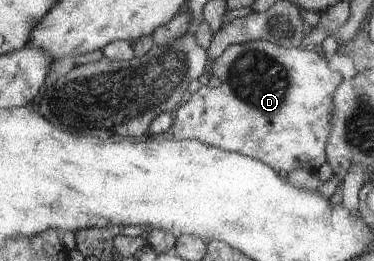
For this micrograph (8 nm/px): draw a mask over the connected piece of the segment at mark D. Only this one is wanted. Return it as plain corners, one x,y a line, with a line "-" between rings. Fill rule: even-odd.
263,40
244,41
243,43
236,43
228,45
227,49
222,54
210,61
207,70
207,77
218,78
218,86
210,88
210,86
203,83
196,92
190,95
190,98
182,103
182,106
175,110
173,115
173,123
171,124
172,136
177,141
182,139
196,139
201,143
221,148
225,151
232,151
241,155
249,156
253,159
258,159
268,166
271,166
277,172
287,172
287,174
297,168
305,168
316,172
318,167
325,161
325,150
327,139
329,138
331,124
333,120
334,94
335,89
342,82
342,76
338,72
332,72
326,64
326,60
316,53
312,48
302,49
300,46
285,49
279,46
274,46
274,43

